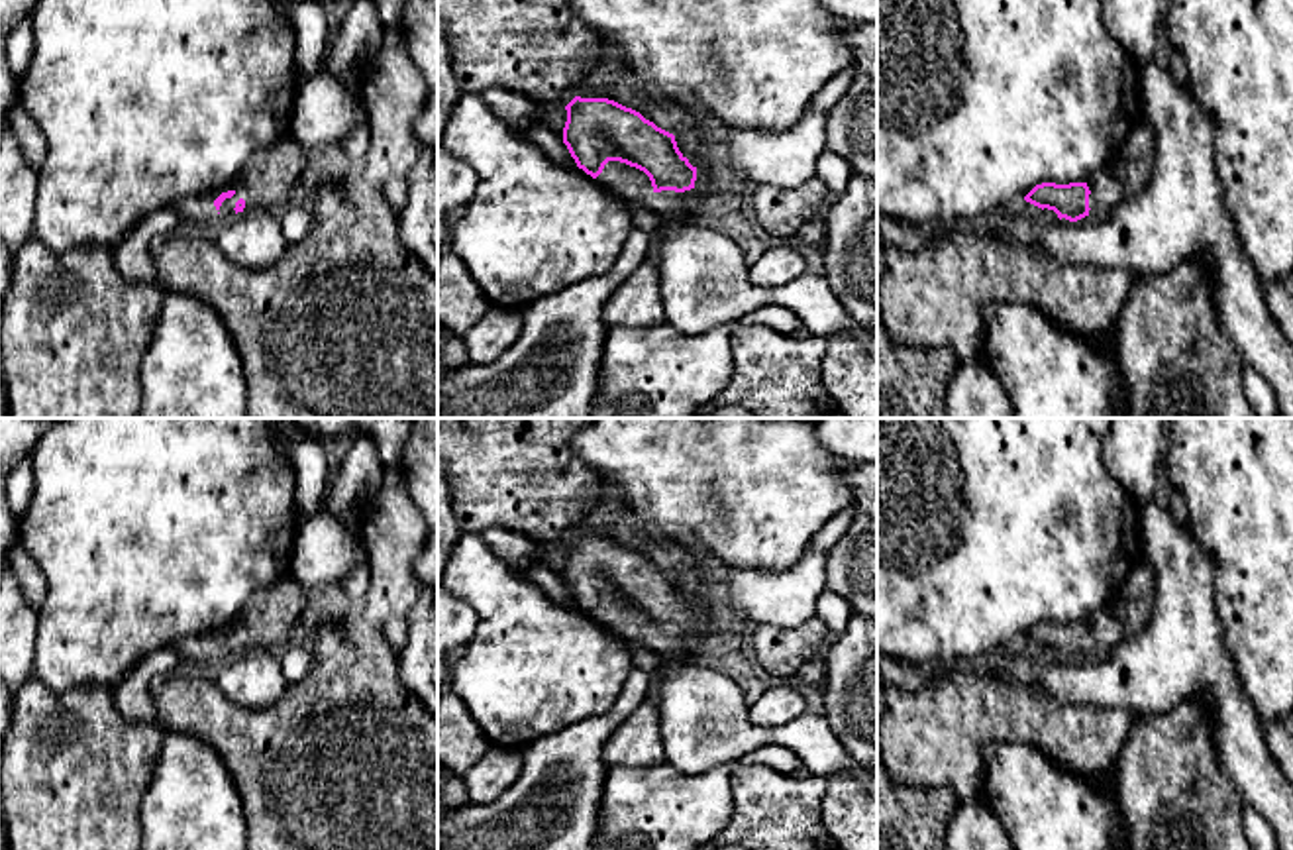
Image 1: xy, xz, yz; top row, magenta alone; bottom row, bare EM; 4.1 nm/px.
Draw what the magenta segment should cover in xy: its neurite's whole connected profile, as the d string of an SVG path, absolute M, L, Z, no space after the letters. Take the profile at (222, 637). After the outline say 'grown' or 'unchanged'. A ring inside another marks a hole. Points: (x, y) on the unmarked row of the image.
M292 573L251 595L230 626L214 640L220 656L283 644L306 620L308 595Z; grown

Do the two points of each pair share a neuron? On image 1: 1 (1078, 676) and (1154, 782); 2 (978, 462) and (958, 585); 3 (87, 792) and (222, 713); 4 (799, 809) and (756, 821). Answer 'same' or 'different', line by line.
1: different
2: same
3: different
4: same

